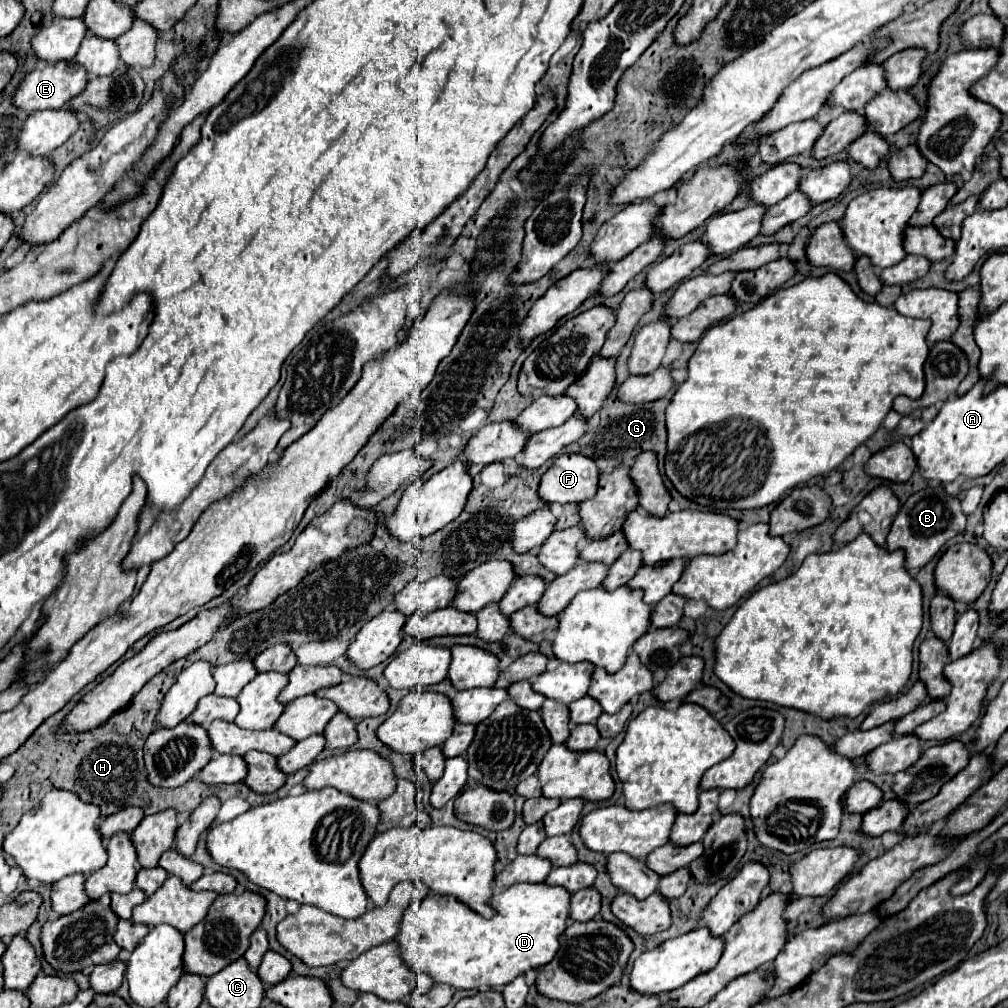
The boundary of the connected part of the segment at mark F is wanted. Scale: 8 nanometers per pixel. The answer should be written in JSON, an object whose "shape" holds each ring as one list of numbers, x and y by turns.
{"shape":[[560,454,542,474,538,494,548,504,584,502,598,490,596,462,582,454]]}

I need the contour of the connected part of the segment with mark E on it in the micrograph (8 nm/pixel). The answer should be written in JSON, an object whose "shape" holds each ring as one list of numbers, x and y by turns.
{"shape":[[58,62,54,66,38,66,32,72,26,74,26,78,20,82,20,86,14,92,14,106,18,106,24,112,36,112,36,110,58,110,64,108,76,94,80,94,86,86,88,74,86,70,82,70,76,64,68,64,68,62]]}

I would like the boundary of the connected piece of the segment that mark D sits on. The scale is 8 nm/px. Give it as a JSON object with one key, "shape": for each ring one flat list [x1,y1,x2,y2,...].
{"shape":[[514,884,506,892,494,894,494,910,496,914,486,920,472,912,468,906,450,896,428,894,424,900,412,902,400,922,400,930,396,934,396,944,400,948,402,960,416,972,430,976,436,984,448,984,452,990,500,990,512,978,532,970,546,966,560,948,560,934,568,924,570,910,570,892,560,886,548,884]]}

